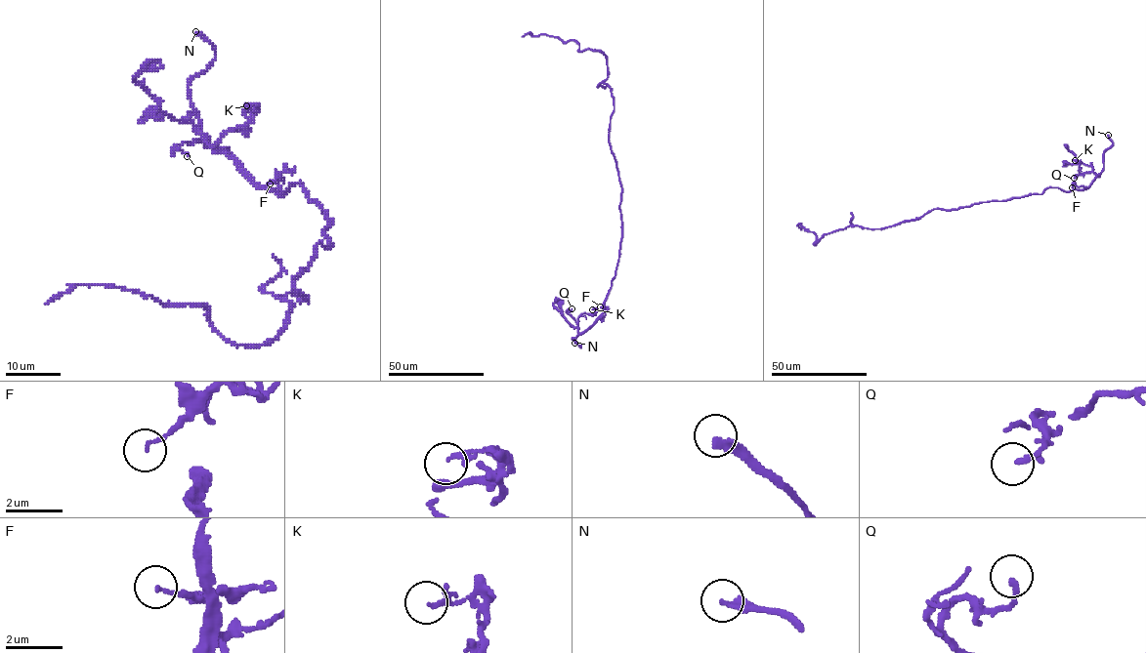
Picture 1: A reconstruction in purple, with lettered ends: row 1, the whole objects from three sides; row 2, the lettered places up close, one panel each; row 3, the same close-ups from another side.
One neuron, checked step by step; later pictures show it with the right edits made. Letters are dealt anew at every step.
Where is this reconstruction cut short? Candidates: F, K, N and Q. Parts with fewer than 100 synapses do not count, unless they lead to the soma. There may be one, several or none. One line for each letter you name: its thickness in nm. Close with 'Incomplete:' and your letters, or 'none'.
N: 220 nm
Incomplete: N

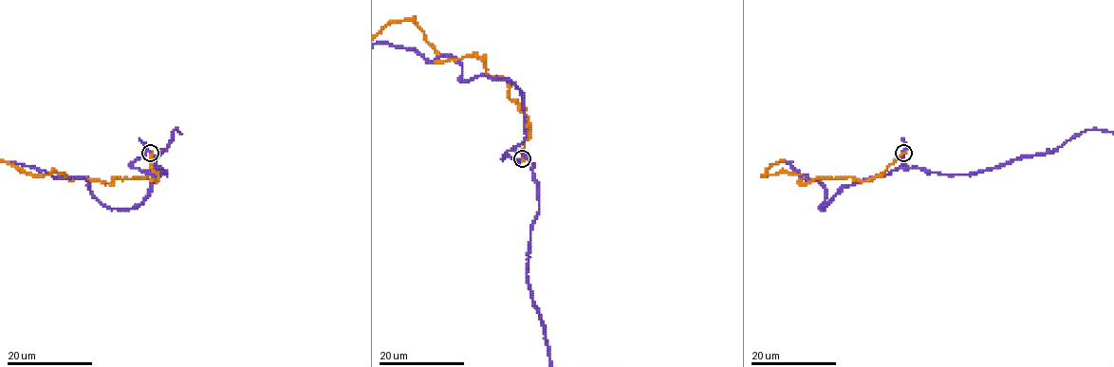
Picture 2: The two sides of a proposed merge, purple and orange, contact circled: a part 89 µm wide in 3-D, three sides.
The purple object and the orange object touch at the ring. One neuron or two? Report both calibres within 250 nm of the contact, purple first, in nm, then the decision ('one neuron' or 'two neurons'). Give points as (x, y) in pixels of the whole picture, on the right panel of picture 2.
240 nm thick on the purple side, 360 nm on the other; two neurons

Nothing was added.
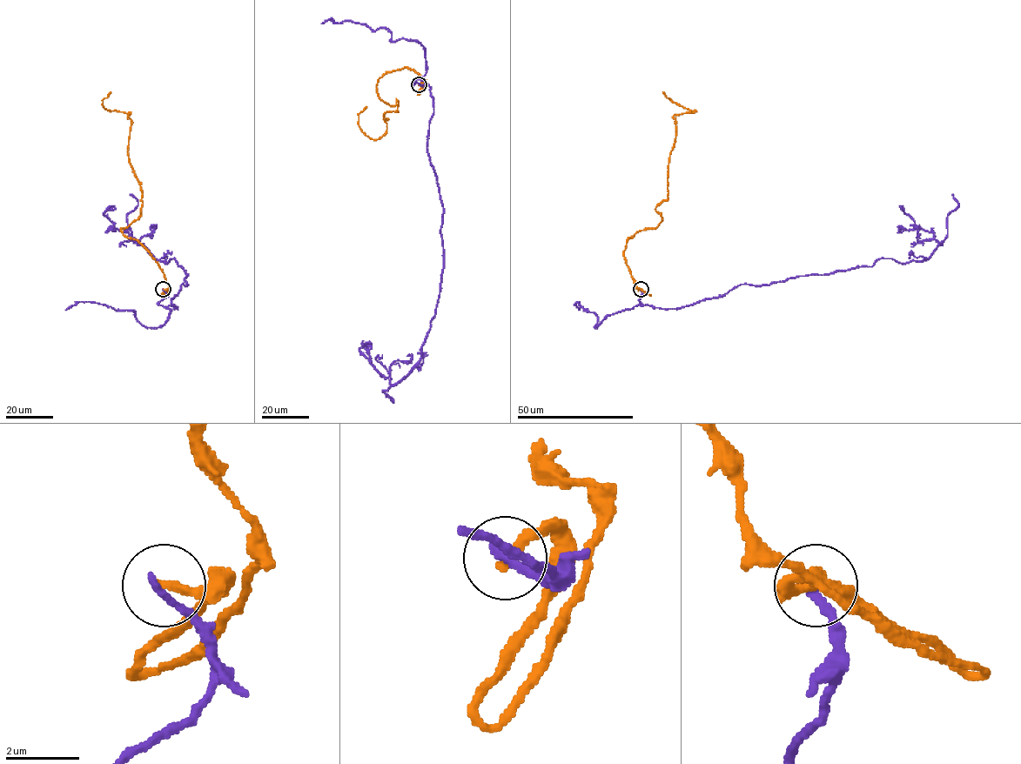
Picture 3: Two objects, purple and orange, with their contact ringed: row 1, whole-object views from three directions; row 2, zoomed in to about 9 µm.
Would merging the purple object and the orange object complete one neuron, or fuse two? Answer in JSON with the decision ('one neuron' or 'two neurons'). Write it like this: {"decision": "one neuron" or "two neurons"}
{"decision": "two neurons"}

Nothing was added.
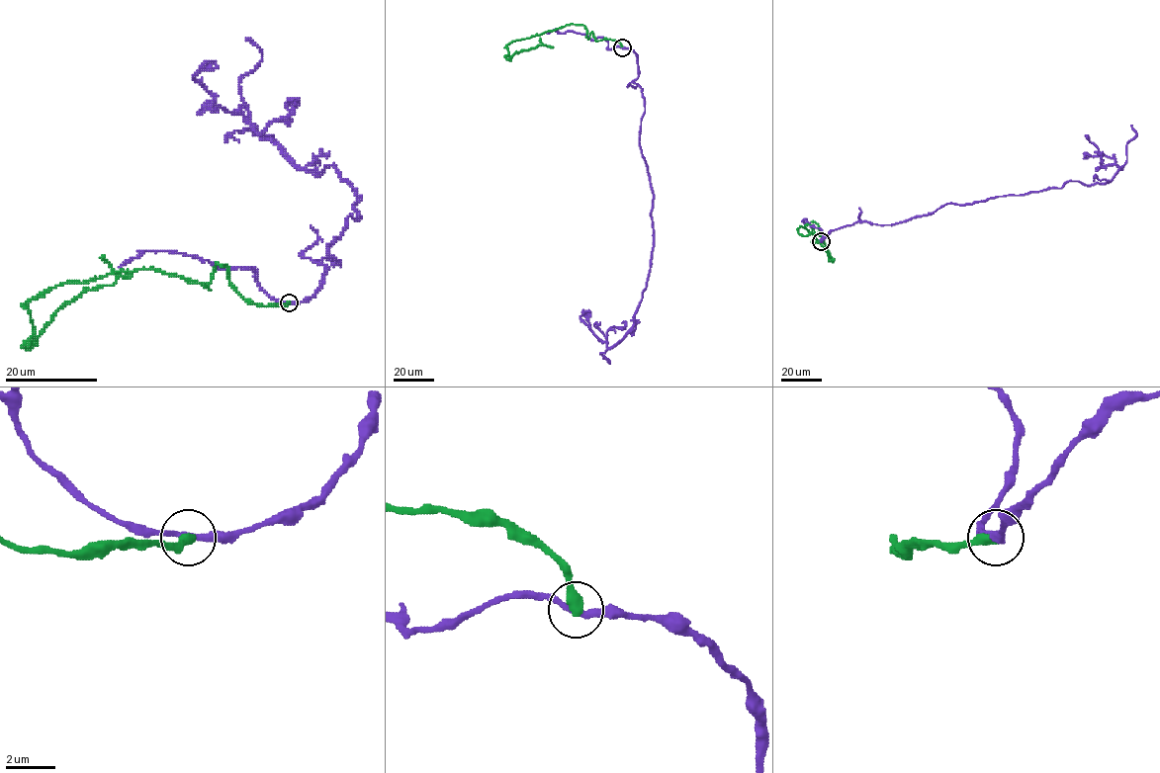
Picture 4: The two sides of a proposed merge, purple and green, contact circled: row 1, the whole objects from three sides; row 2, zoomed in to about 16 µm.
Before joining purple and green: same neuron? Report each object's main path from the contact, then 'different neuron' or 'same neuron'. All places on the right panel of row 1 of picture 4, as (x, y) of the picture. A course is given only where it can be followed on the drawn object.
course purple (821, 241), (857, 221), (890, 224), (947, 204), (1068, 181), (1108, 183), (1121, 168), (1086, 136); course green (821, 241), (813, 242), (810, 224), (807, 235), (797, 229), (812, 232), (831, 262), (818, 224), (811, 221); different neuron

